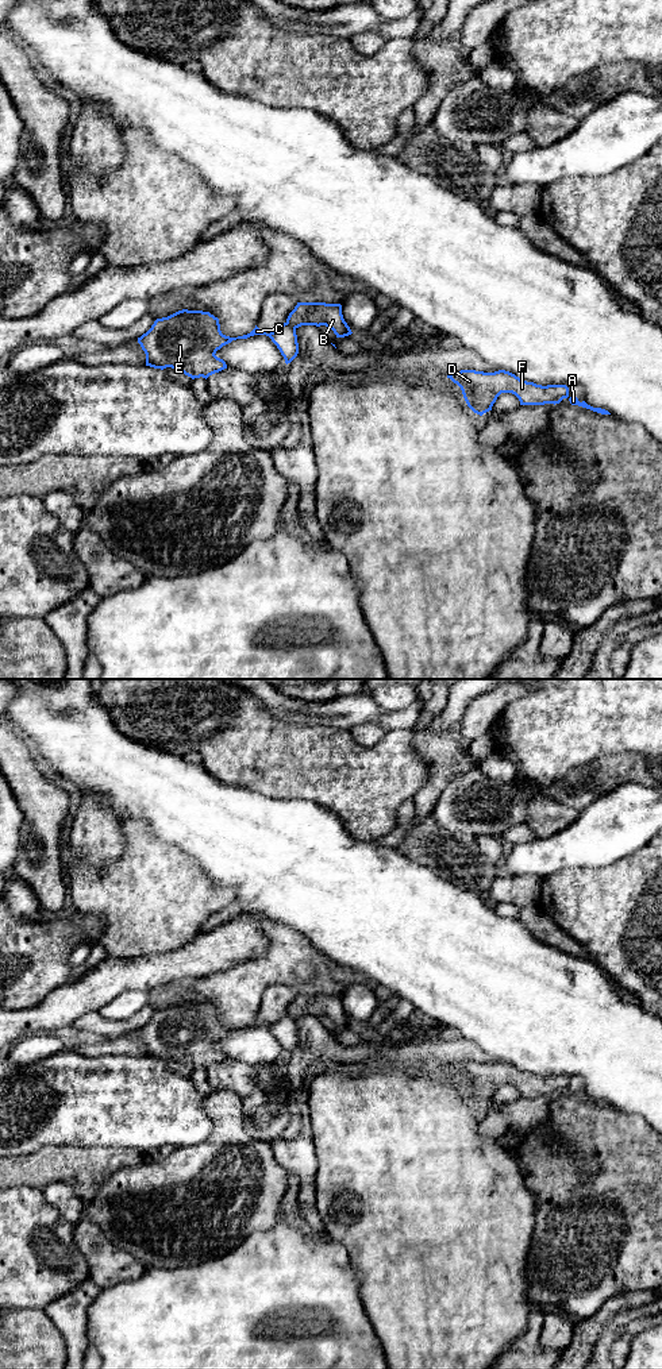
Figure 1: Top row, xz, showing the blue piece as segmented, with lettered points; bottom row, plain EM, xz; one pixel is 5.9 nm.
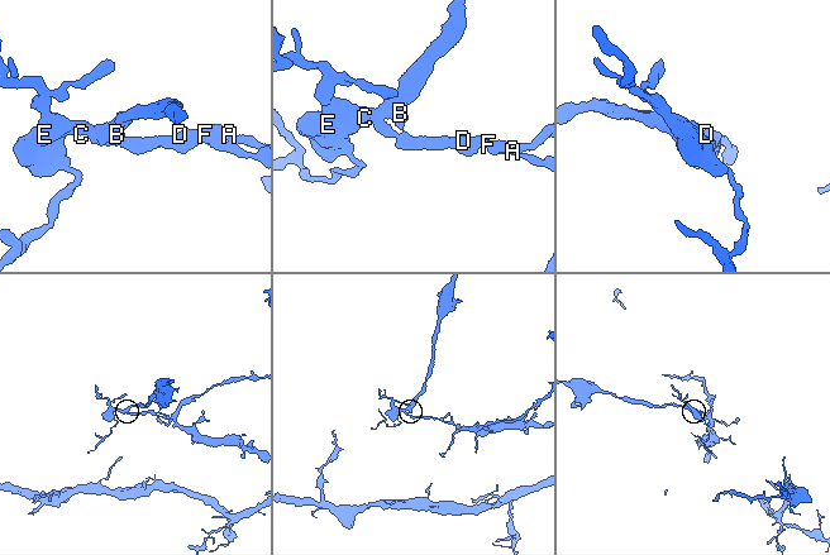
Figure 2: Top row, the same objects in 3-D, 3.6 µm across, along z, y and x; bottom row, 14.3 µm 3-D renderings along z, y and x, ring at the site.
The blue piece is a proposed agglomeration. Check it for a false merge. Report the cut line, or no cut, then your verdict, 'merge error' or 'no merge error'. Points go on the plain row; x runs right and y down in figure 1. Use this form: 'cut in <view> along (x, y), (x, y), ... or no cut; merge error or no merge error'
cut in xz along (287, 1013), (295, 1021); merge error

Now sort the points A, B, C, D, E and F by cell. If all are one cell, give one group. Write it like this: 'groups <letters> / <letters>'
groups A C D E F / B

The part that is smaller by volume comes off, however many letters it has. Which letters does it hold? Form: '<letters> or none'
B

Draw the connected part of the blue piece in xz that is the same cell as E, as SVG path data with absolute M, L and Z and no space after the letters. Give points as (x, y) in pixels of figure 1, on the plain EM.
M188 1000L157 1010L151 1019L138 1029L138 1034L146 1045L146 1057L161 1061L172 1058L192 1071L207 1071L227 1060L226 1053L215 1046L218 1041L232 1031L254 1026L269 1027L286 1056L299 1045L296 1021L288 1014L270 1025L255 1017L247 1026L230 1029L222 1025L218 1009L209 1003Z

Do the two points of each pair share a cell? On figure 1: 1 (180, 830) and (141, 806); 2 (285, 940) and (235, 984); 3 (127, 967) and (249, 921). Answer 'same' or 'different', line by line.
1: same
2: same
3: same

